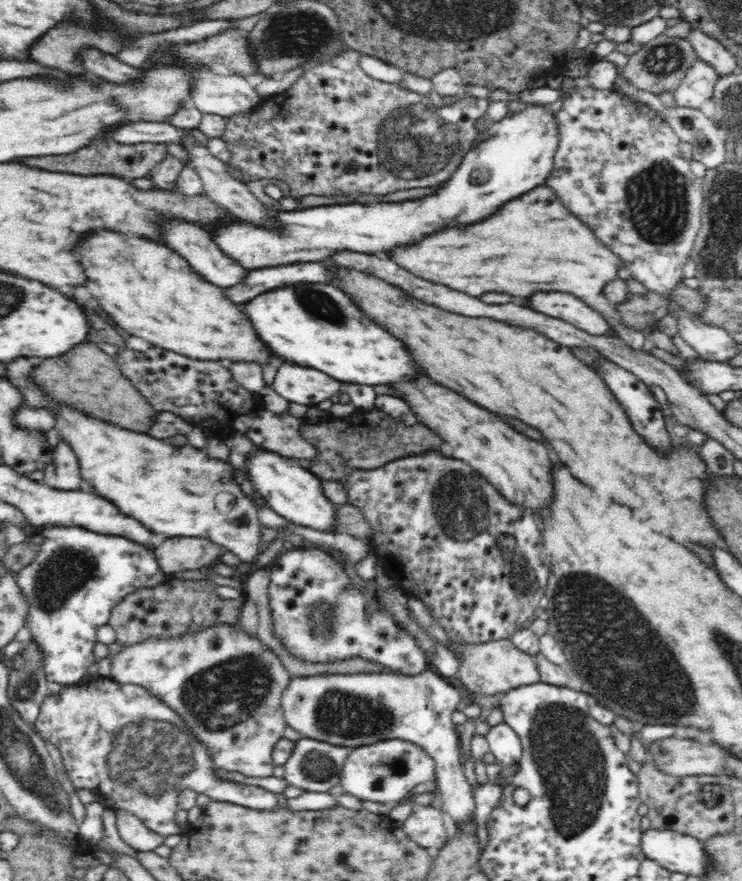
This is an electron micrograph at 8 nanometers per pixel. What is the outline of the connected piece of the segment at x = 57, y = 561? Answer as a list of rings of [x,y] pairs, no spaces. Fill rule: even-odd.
[[[41,526],[45,539],[34,561],[20,570],[18,587],[29,603],[27,626],[34,643],[42,649],[42,663],[46,678],[58,684],[76,685],[87,668],[96,662],[92,649],[98,642],[96,630],[108,625],[111,610],[126,596],[140,590],[152,590],[166,581],[155,556],[154,547],[134,542],[126,537],[90,532],[83,526]]]

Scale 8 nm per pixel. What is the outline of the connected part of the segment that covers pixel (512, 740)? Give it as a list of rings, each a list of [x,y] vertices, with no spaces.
[[[506,722],[490,728],[486,735],[490,751],[500,765],[518,764],[523,756],[523,746],[517,734]]]

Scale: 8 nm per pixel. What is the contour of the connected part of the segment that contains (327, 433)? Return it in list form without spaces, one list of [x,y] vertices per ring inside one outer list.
[[[374,406],[370,412],[355,410],[348,420],[328,418],[317,423],[303,423],[300,435],[316,447],[316,458],[310,460],[312,473],[321,480],[340,481],[351,469],[370,470],[384,466],[386,462],[412,454],[424,452],[439,452],[442,442],[440,435],[434,433],[430,427],[418,422],[406,425],[398,422],[381,408]]]

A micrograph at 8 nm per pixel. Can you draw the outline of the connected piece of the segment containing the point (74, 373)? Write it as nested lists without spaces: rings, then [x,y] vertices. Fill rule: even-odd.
[[[84,342],[64,354],[62,358],[44,360],[32,374],[36,384],[48,392],[52,401],[74,407],[91,417],[103,419],[126,430],[147,434],[156,420],[157,412],[142,393],[122,374],[113,358],[104,353],[97,344]]]

